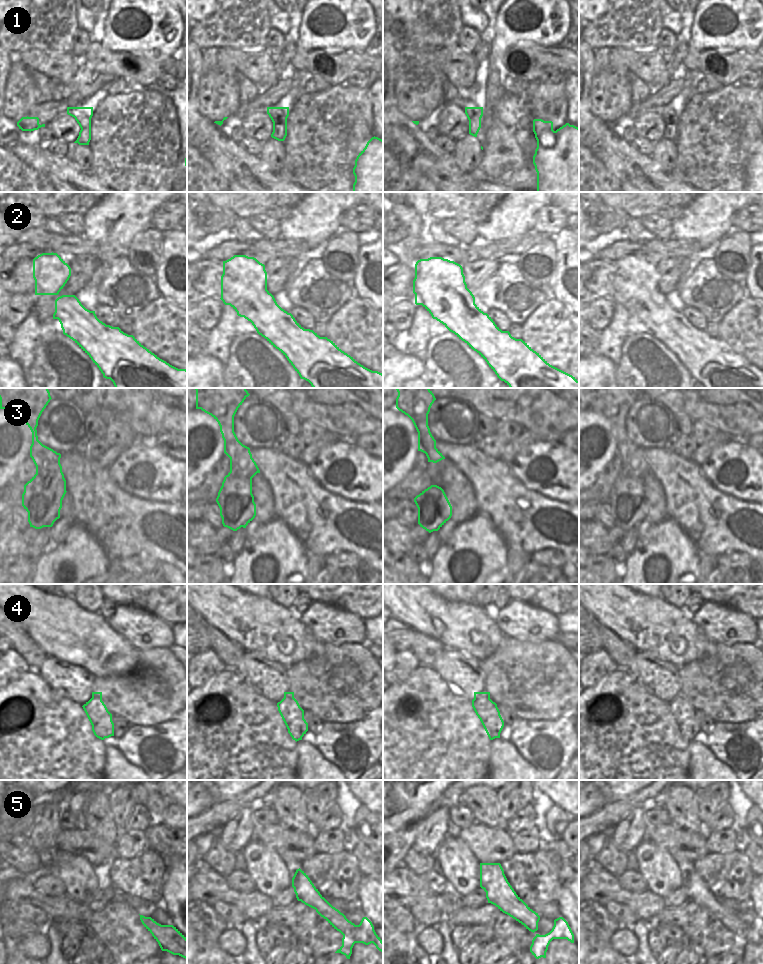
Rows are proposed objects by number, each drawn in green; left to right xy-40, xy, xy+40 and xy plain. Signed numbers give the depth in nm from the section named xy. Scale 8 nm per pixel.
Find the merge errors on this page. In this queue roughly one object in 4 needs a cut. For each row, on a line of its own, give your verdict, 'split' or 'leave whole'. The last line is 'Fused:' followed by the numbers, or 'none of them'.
1: leave whole
2: leave whole
3: leave whole
4: leave whole
5: leave whole
Fused: none of them

